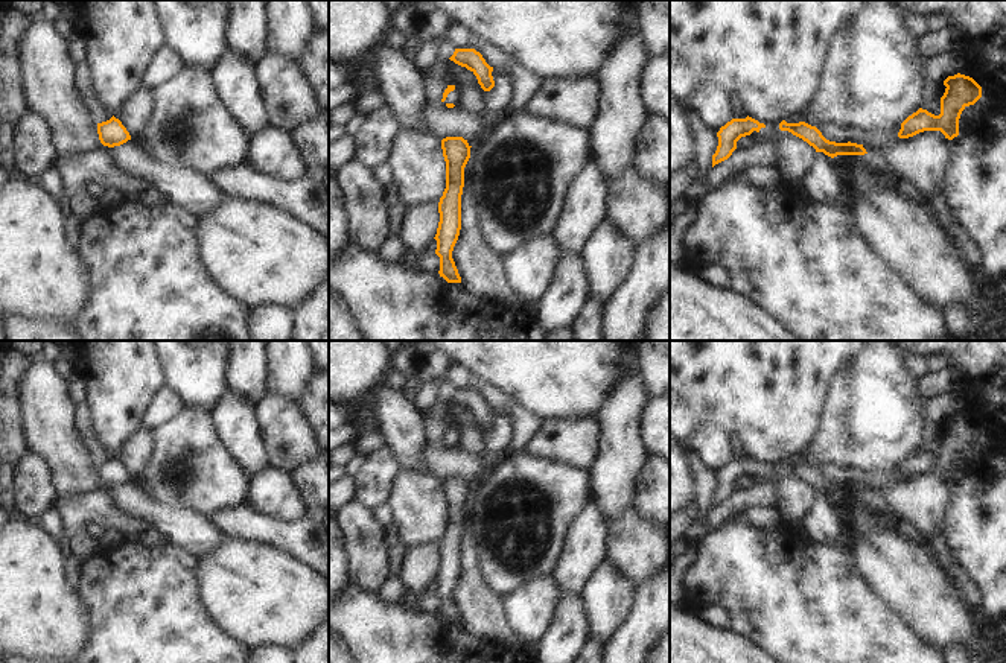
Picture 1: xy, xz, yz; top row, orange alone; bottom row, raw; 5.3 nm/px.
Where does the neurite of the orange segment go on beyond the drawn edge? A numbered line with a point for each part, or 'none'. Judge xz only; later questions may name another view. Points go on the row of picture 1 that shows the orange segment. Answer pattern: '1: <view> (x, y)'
1: xz (452, 98)

